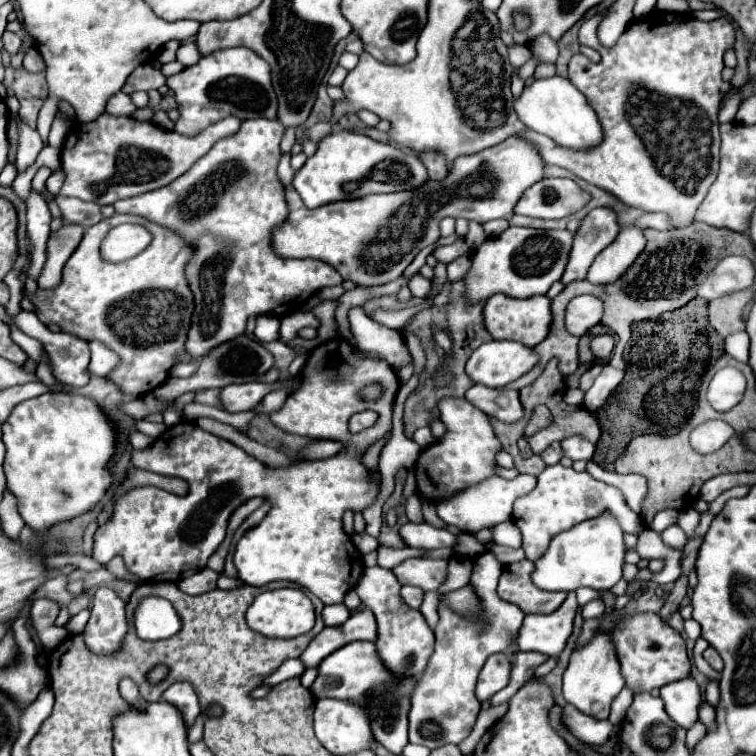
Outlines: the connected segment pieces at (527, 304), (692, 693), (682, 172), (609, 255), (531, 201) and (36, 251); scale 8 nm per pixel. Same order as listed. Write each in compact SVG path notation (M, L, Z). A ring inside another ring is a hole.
M493 295L485 301L483 307L483 319L485 319L485 329L491 333L495 341L517 341L527 347L535 347L541 339L547 337L549 325L551 325L551 301L541 295L541 297L531 297L531 299L511 299L505 295Z
M693 677L675 681L673 685L665 685L661 689L661 699L665 701L667 715L683 729L691 729L699 721L697 711L703 703L703 697Z
M653 11L647 17L641 17L645 21L635 19L631 27L621 35L617 45L607 49L597 39L597 25L601 19L603 13L597 13L591 19L583 21L579 29L579 43L599 51L601 61L591 63L587 57L575 55L569 61L569 81L587 97L589 105L595 109L605 129L605 141L597 149L593 149L593 153L573 153L569 149L561 149L549 137L531 129L527 129L521 139L535 145L545 163L573 171L587 183L611 193L621 203L649 213L661 211L677 229L689 227L719 169L721 139L717 113L721 99L729 91L729 83L721 79L721 69L725 67L723 53L733 47L735 41L733 25L725 17L719 17L715 21L699 21L687 13Z
M623 227L617 239L603 249L589 267L587 279L595 285L615 283L645 249L645 235L639 227Z
M541 179L523 193L515 213L537 219L563 219L583 209L589 199L589 193L571 179Z
M31 189L27 197L27 237L31 241L31 267L29 267L29 277L39 279L47 253L47 239L49 239L49 223L51 223L51 213L47 203L43 201L41 193Z

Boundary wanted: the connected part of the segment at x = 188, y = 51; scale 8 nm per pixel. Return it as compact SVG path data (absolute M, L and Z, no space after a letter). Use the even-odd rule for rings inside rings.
M185 43L177 51L177 61L181 61L185 67L195 65L199 59L201 59L201 55L199 55L199 49L195 43Z

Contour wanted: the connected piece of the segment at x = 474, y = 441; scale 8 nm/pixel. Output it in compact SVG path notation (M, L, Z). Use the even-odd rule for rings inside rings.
M443 397L439 401L439 411L441 421L445 423L445 433L441 439L425 447L415 463L417 493L429 503L439 503L445 497L451 497L467 487L481 483L483 479L497 475L495 455L501 451L501 443L491 427L489 415L481 413L465 397Z

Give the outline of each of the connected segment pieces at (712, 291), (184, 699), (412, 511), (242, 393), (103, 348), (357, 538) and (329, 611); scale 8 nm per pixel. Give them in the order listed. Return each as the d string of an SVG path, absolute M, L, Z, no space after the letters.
M725 257L717 263L711 275L703 285L697 287L697 297L711 301L741 289L747 289L753 283L755 267L745 257Z
M175 683L175 685L171 685L161 695L161 701L167 701L169 705L173 705L173 707L179 709L179 713L181 713L187 729L195 723L195 719L201 713L197 695L195 695L195 691L193 691L193 687L189 683Z
M417 495L407 497L407 519L411 523L423 523L423 511L421 511L421 501Z
M281 381L275 383L243 383L243 385L229 385L221 391L223 407L231 413L237 411L251 411L269 391L277 389Z
M91 341L89 345L91 345L89 371L99 377L107 377L111 371L115 371L115 367L121 363L119 355L101 341Z
M353 533L353 535L351 535L351 539L353 539L355 547L357 547L363 555L365 555L365 553L375 551L375 549L377 549L377 545L379 545L379 541L377 541L375 537L367 535L367 533Z
M329 605L323 609L323 623L325 625L341 625L343 621L349 619L349 609L345 605Z

